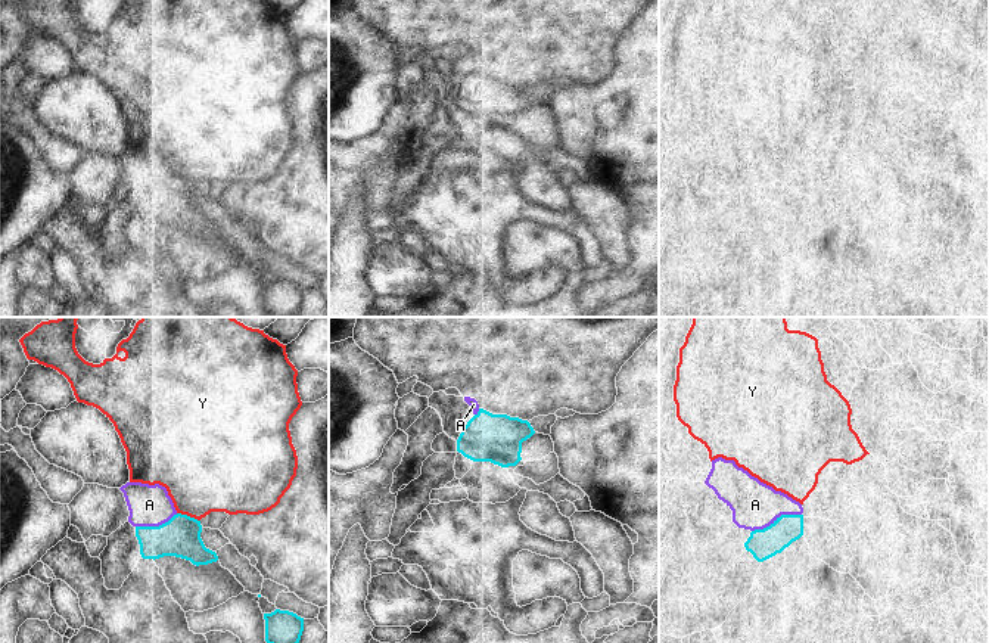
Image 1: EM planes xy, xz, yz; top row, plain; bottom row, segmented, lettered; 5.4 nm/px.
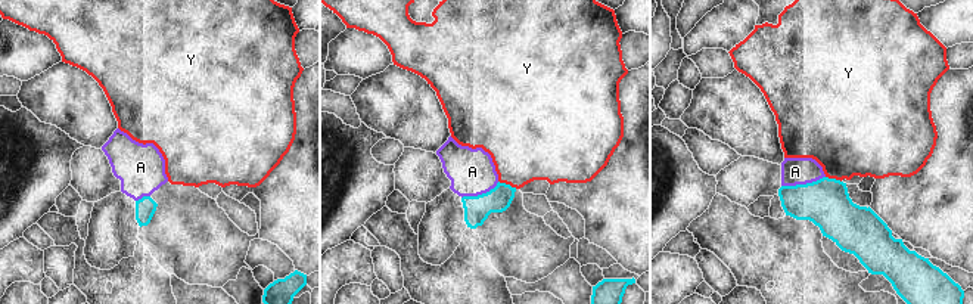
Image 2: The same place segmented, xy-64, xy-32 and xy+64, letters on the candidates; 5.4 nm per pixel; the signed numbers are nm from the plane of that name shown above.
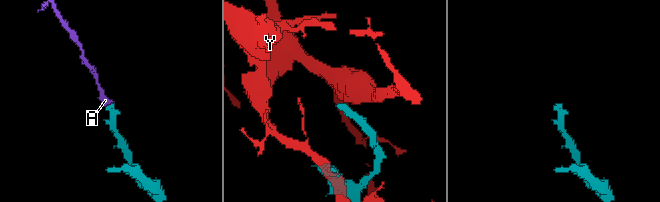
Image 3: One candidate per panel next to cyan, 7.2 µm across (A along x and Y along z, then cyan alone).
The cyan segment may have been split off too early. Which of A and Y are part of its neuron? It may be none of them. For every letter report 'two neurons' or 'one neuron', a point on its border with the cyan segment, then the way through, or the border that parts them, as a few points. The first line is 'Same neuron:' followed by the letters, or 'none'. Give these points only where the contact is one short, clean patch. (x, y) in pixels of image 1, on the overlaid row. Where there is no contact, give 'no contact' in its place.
Same neuron: A
A: one neuron; contact yz (777, 518)
Y: two neurons; contact xy (189, 516); border xy (177, 512), (199, 521)

